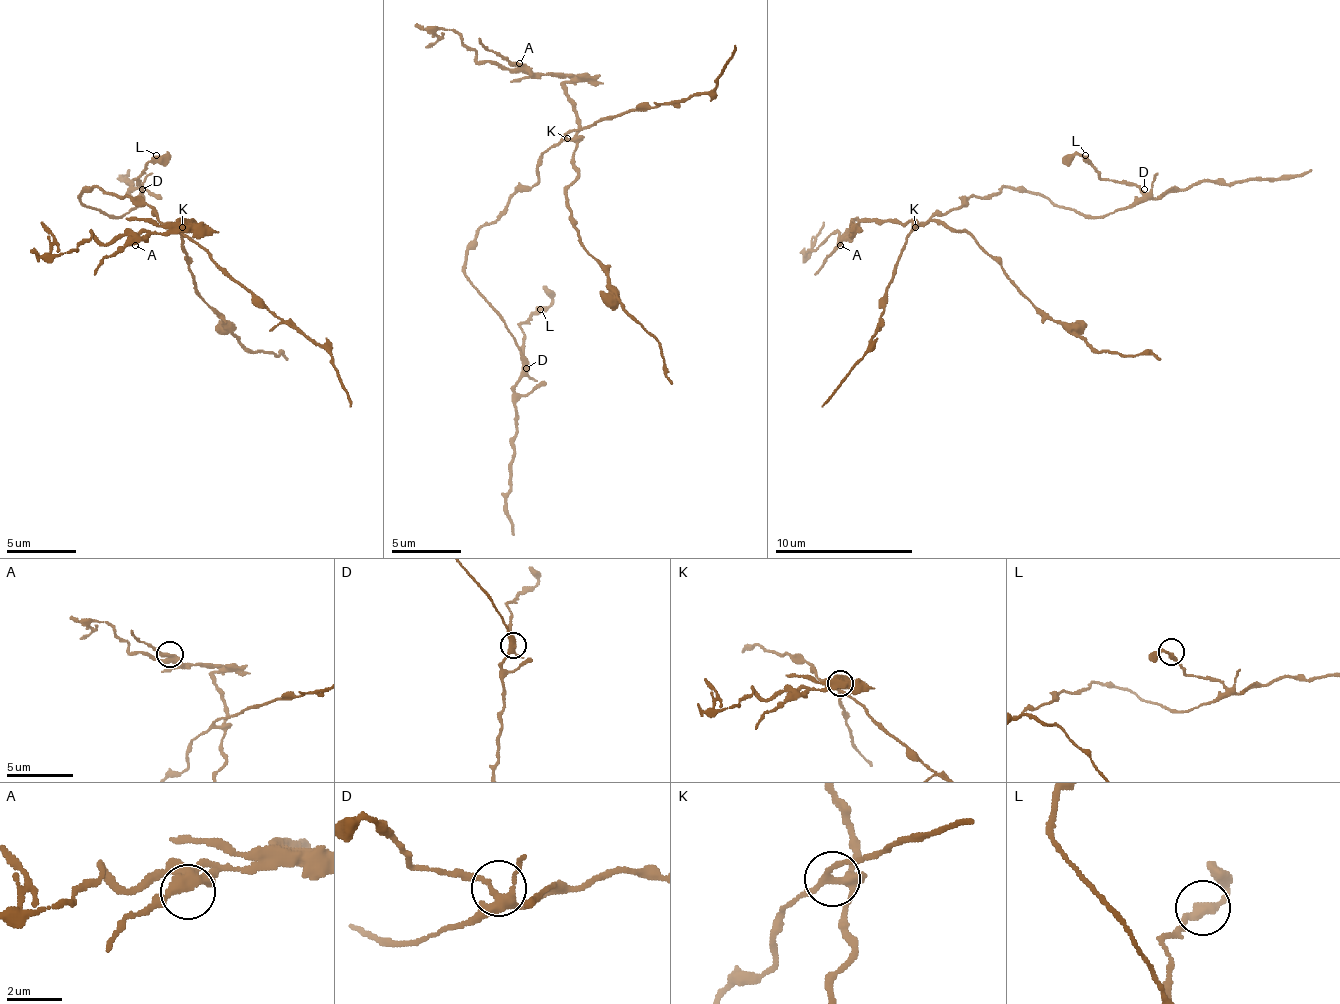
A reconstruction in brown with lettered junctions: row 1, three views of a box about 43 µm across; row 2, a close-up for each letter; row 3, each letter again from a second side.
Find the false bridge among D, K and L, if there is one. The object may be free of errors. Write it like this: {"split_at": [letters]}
{"split_at": ["K"]}

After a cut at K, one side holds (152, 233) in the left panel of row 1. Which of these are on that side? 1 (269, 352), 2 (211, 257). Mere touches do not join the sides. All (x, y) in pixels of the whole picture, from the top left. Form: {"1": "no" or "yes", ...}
{"1": "yes", "2": "no"}

